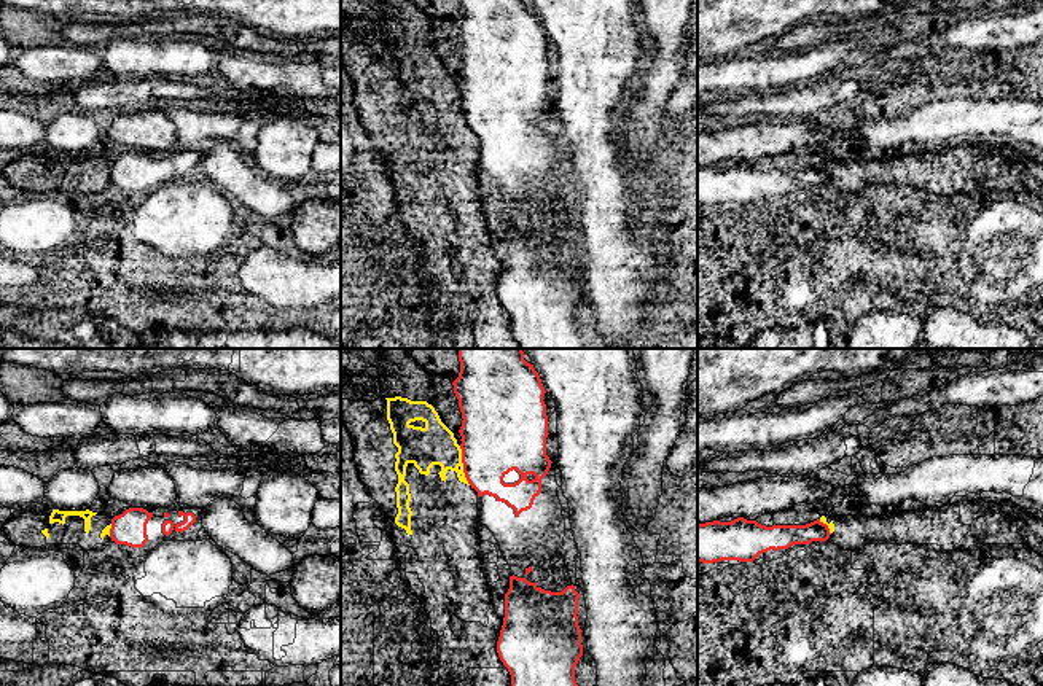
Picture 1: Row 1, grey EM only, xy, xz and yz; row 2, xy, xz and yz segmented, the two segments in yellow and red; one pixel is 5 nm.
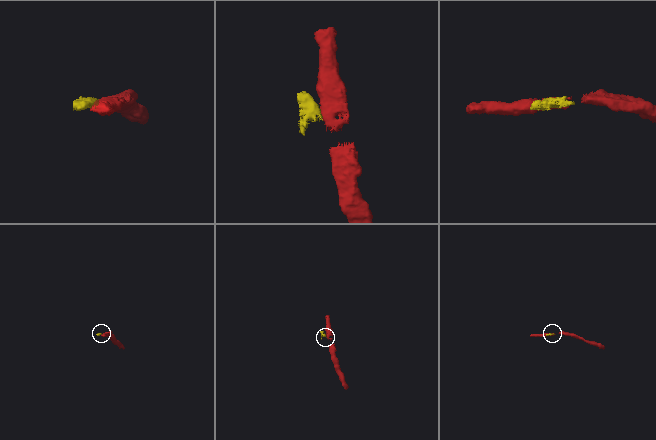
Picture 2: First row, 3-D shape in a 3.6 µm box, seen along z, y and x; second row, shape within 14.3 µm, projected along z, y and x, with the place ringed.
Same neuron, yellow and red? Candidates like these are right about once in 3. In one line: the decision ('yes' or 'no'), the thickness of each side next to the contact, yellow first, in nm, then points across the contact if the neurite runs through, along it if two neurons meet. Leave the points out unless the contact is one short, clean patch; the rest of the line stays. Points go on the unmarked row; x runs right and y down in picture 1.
no; 200 nm thick on the yellow side, 380 nm on the other; border along xz (459, 89), (464, 120), (470, 128)

